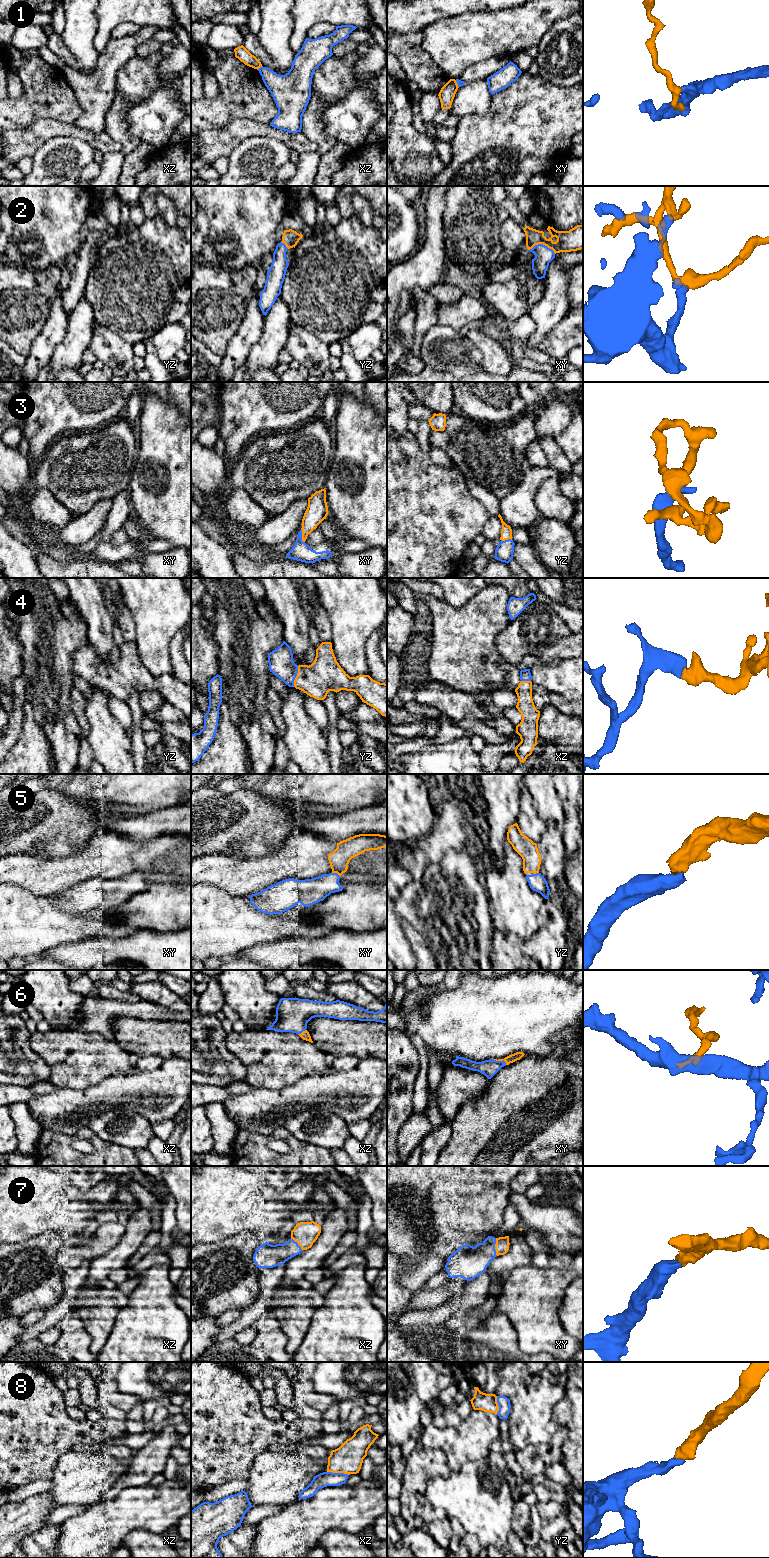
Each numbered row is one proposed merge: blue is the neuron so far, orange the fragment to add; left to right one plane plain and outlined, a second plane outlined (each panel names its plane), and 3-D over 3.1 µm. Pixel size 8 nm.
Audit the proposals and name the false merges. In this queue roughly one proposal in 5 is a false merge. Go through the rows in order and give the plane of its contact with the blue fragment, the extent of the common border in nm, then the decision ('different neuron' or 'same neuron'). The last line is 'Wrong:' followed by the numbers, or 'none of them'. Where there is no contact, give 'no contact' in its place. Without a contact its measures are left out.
1: meets blue in xz; contact 50 nm long; different neuron
2: meets blue in xy; contact 220 nm long; same neuron
3: meets blue in xy; contact 110 nm long; same neuron
4: meets blue in yz; contact 170 nm long; same neuron
5: meets blue in xy; contact 70 nm long; same neuron
6: meets blue in xy; contact 120 nm long; same neuron
7: meets blue in xy; contact 140 nm long; same neuron
8: meets blue in xz; contact 180 nm long; same neuron
Wrong: 1

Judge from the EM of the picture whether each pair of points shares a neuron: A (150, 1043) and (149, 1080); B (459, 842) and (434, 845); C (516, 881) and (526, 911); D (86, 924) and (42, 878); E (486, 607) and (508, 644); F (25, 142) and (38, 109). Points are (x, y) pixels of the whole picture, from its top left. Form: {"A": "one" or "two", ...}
{"A": "two", "B": "one", "C": "one", "D": "two", "E": "two", "F": "two"}

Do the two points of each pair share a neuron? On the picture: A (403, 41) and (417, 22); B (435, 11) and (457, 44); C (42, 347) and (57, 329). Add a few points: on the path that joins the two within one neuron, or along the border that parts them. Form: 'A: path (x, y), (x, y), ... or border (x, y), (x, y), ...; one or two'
A: border (421, 30), (397, 33); two
B: border (464, 13), (441, 18), (428, 24), (421, 30); two
C: path (47, 342), (52, 334); one

